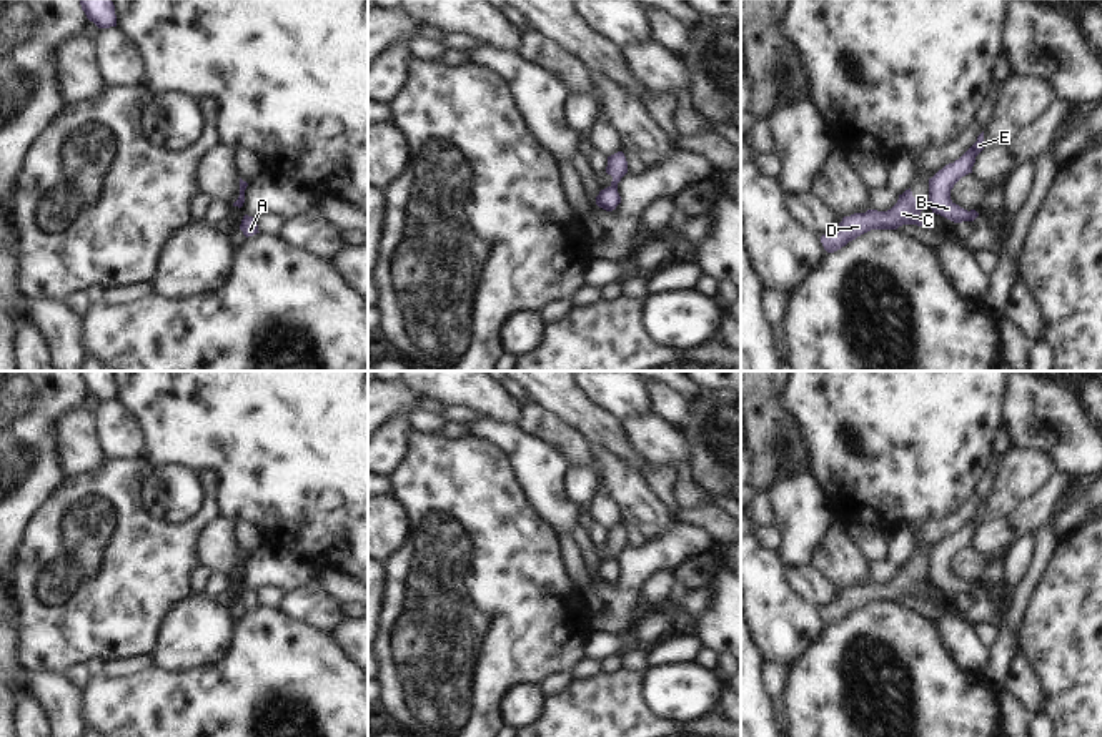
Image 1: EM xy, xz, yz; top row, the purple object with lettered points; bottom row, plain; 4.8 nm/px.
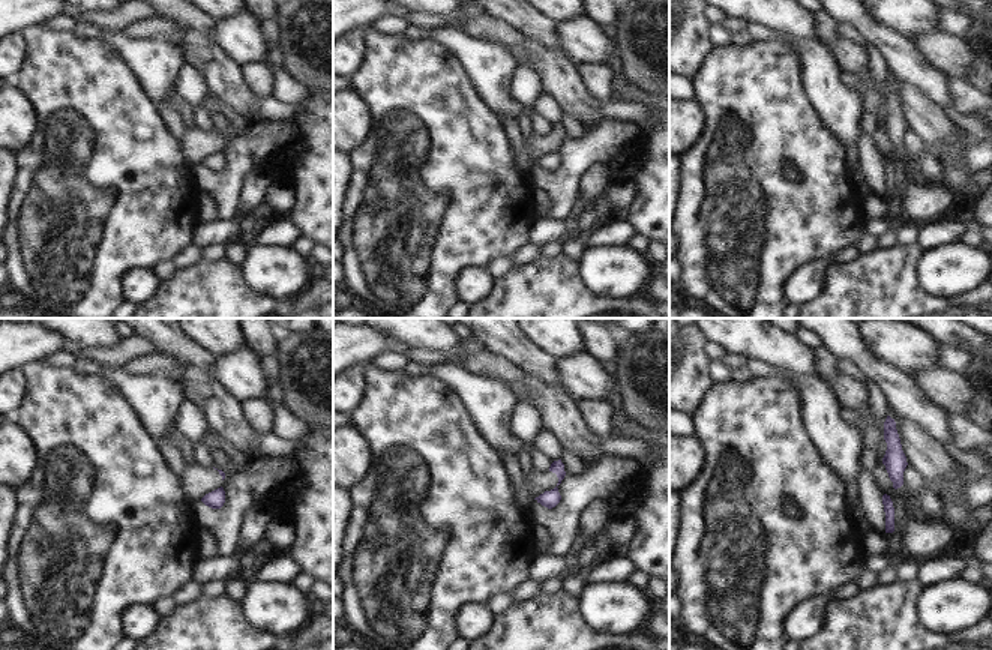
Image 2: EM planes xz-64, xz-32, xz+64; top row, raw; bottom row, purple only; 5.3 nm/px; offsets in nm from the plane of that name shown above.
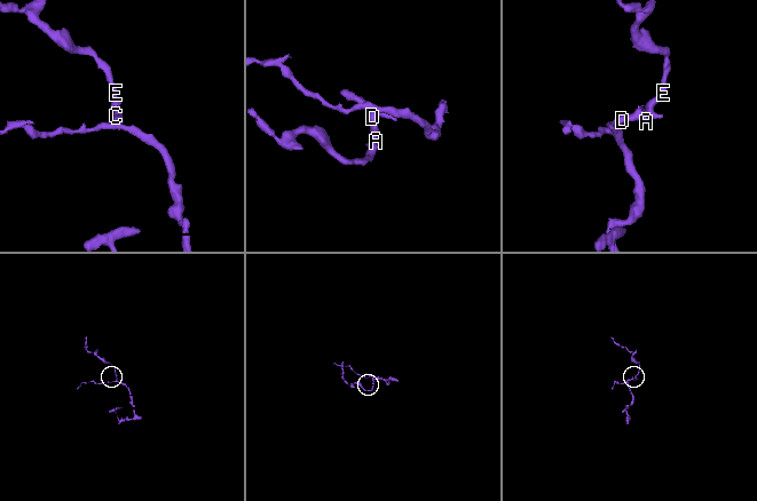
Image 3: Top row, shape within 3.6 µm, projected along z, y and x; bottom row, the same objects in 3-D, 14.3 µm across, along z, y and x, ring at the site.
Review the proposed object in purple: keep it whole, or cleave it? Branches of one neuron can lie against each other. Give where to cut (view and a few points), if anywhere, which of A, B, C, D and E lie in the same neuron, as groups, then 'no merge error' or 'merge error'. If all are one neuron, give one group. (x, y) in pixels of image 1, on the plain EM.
cut in xz along (611, 558), (616, 559); A C D / B E; merge error

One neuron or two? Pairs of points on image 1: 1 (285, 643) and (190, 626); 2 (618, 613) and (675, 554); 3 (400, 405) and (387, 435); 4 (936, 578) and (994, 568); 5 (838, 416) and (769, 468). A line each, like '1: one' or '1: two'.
1: two
2: one
3: two
4: two
5: two

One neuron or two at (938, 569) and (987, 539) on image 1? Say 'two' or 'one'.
two

